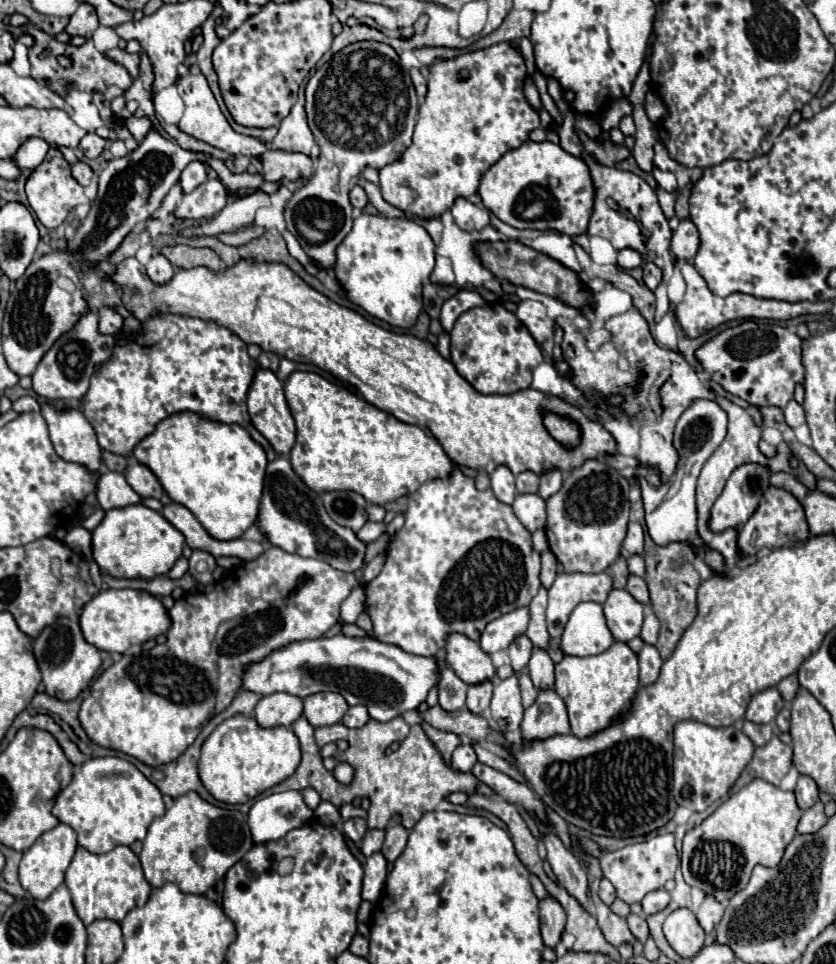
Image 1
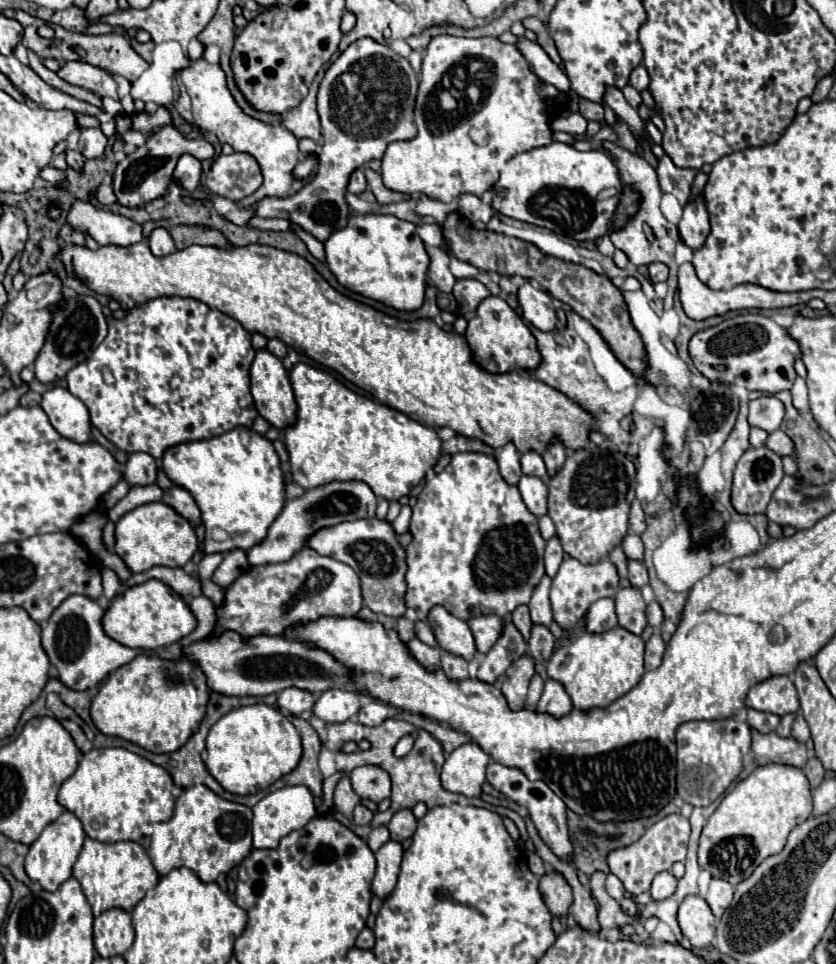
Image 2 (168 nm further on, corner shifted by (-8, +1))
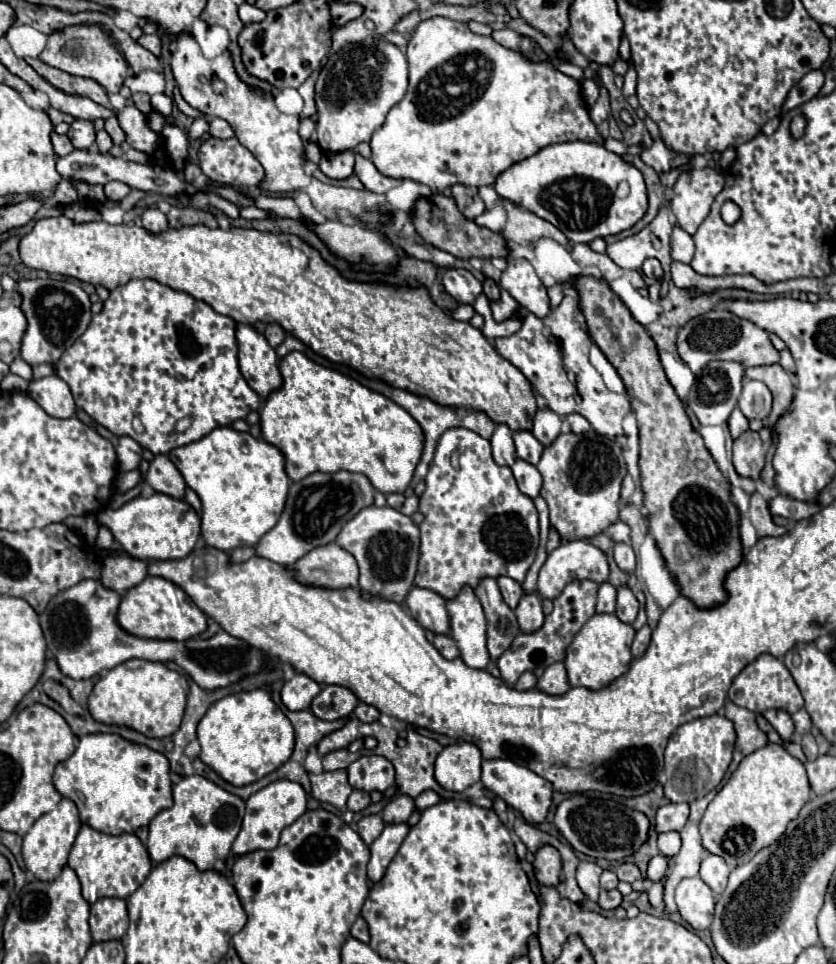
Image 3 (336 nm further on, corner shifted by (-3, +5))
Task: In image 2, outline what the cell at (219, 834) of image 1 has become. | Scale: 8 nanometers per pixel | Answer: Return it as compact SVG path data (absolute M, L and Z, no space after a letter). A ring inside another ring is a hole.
M194 785L182 791L176 799L172 819L156 823L148 855L158 875L164 877L172 869L186 867L200 877L202 883L212 883L220 873L228 873L240 865L252 851L252 809L240 803L226 801L204 785Z

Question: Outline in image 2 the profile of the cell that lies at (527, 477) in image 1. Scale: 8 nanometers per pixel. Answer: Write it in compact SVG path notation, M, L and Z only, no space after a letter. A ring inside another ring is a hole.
M534 451L524 453L524 455L520 457L520 463L522 463L522 473L524 473L524 475L534 475L534 477L540 477L540 479L546 477L544 461L542 461L542 457L536 455Z

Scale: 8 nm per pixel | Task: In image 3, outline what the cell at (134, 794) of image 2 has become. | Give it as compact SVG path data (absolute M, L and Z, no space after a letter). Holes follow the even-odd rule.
M115 733L81 737L75 753L55 767L53 783L63 797L75 801L83 823L107 835L135 833L173 803L167 757Z

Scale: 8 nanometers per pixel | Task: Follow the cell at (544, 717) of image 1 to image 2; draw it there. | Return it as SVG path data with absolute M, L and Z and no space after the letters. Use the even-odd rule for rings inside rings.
M552 679L546 681L544 693L542 693L542 697L540 697L534 711L536 713L548 713L548 715L552 715L556 719L568 715L568 711L572 711L572 701L570 701L568 693L564 691L562 683L552 681Z

